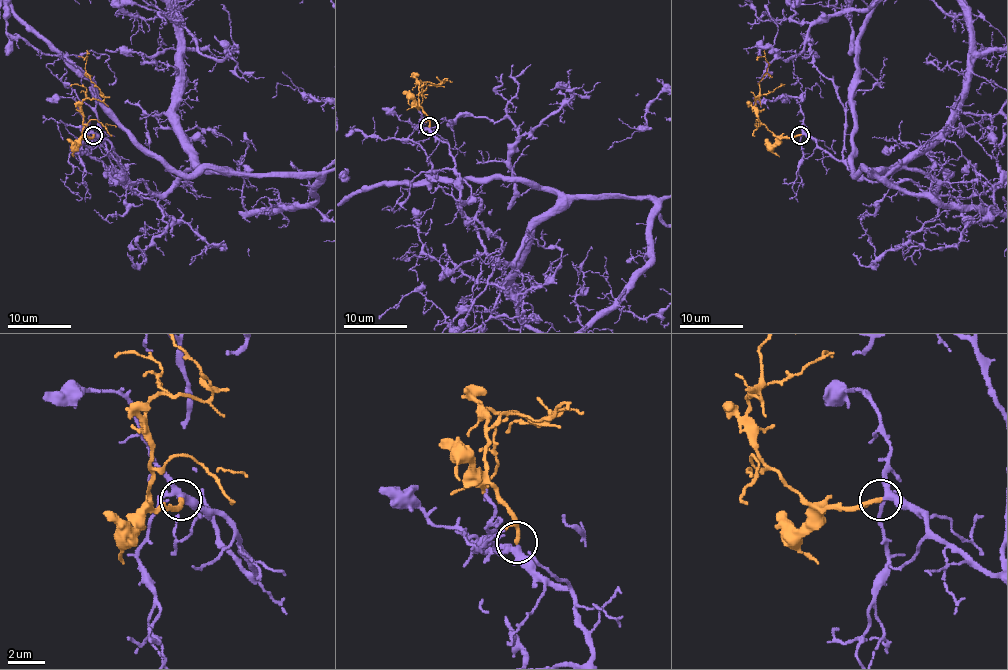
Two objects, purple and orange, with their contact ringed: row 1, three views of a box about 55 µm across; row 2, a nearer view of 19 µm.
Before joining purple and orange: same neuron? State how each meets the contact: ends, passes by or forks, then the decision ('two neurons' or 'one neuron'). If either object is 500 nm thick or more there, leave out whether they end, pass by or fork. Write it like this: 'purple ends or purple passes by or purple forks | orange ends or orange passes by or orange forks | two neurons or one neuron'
purple forks | orange passes by | one neuron

